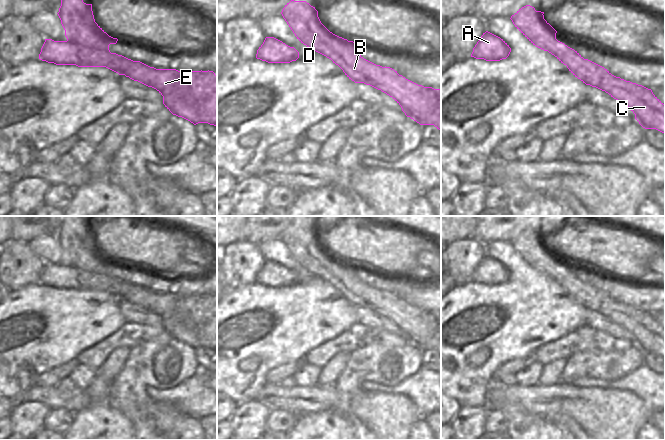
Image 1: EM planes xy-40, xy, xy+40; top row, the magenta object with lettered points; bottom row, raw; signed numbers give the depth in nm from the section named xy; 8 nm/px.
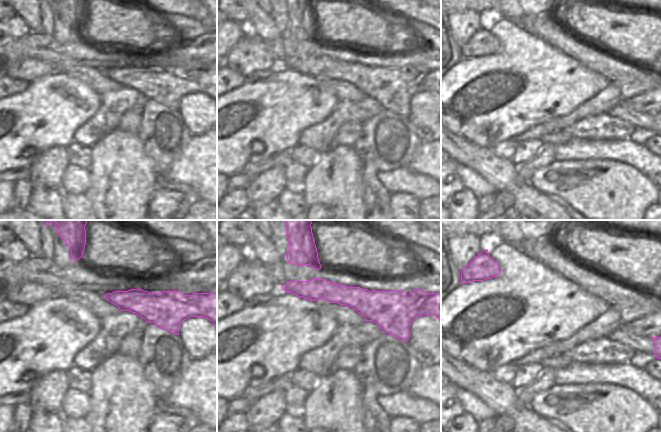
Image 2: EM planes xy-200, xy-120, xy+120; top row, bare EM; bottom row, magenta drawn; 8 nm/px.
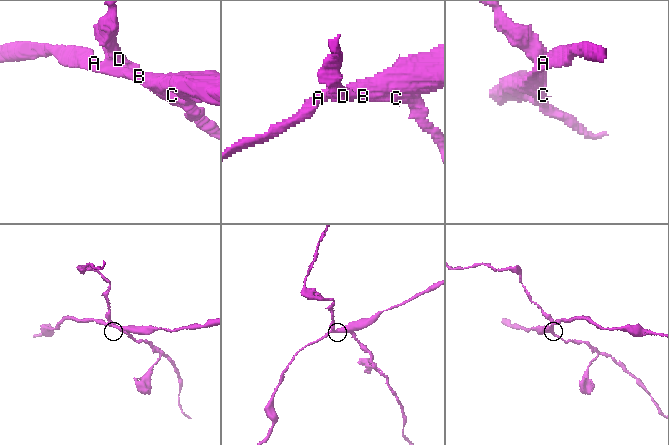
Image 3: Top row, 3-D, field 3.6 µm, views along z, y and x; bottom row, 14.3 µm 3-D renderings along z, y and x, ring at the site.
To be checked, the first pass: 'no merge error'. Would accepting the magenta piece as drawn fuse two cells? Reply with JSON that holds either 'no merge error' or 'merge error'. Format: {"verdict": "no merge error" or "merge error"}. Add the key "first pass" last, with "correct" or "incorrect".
{"verdict": "merge error", "first pass": "incorrect"}

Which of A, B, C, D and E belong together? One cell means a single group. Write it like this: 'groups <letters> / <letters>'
groups A C E / B D

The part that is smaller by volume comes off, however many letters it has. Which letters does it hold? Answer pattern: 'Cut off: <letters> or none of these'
Cut off: B, D

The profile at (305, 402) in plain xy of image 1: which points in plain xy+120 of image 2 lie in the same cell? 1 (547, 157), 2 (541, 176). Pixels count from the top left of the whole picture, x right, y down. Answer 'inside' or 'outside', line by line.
1: outside
2: inside

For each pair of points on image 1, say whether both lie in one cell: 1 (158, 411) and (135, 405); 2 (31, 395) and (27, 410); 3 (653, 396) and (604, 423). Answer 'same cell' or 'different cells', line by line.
1: different cells
2: different cells
3: different cells

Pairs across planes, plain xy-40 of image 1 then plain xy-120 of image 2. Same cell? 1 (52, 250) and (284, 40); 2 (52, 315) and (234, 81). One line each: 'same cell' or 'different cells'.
1: different cells
2: different cells

